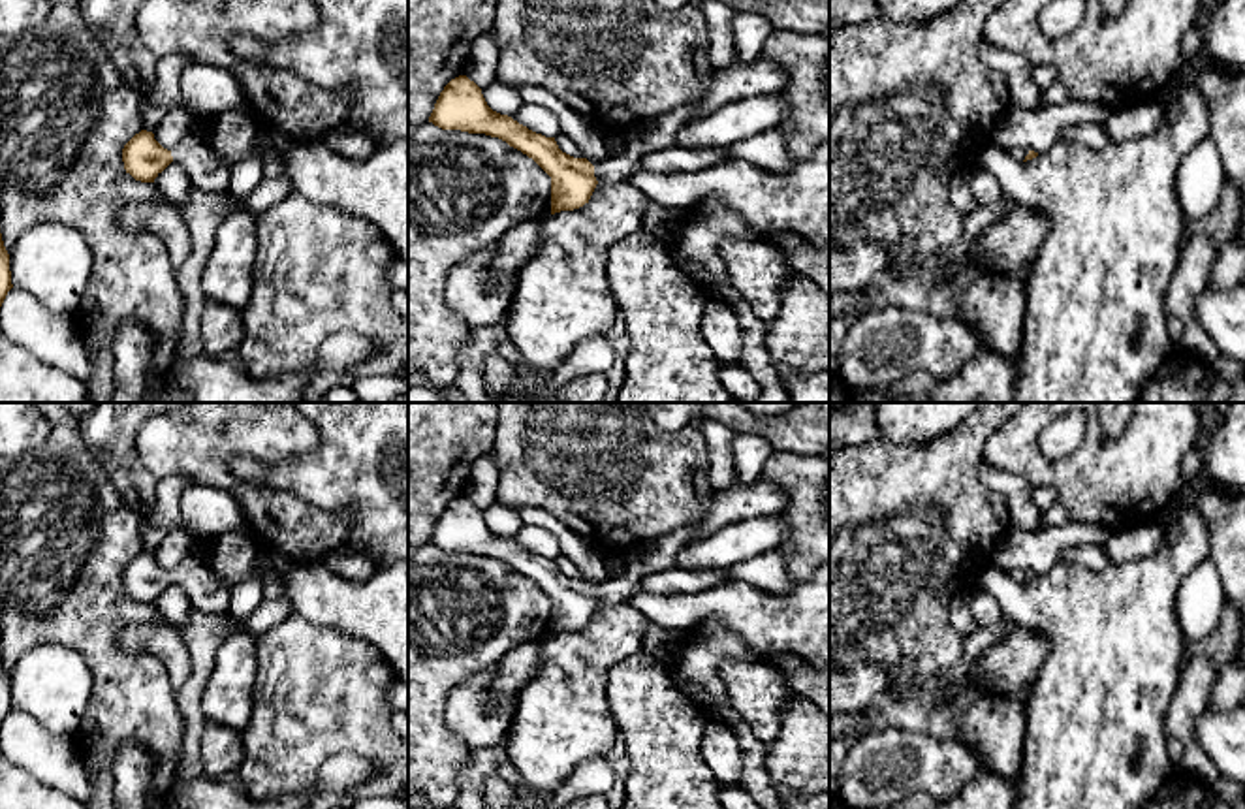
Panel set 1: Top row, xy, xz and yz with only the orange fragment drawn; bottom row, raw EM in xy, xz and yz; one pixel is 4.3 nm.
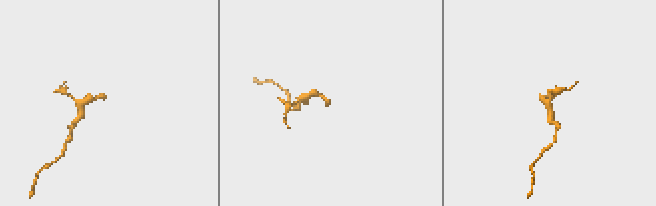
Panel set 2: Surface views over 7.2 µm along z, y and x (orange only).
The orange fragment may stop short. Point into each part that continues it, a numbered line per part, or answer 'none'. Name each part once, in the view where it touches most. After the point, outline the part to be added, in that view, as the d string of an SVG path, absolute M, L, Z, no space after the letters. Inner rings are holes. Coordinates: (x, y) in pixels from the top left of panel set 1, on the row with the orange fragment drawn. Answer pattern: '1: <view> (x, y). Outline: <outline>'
1: xz (659, 132). Outline: M696 103L653 117L626 132L626 149L619 156L607 156L594 166L598 182L628 182L643 169L643 158L675 145L677 134L696 113Z

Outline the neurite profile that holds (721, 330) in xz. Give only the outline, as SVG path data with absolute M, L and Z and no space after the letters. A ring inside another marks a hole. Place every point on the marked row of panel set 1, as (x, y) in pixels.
M707 299L701 333L720 363L741 367L741 325L730 305Z

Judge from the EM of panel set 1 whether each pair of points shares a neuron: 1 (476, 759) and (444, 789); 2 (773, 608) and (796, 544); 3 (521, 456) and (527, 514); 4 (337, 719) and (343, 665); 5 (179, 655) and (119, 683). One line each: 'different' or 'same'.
1: different
2: different
3: different
4: same
5: different

